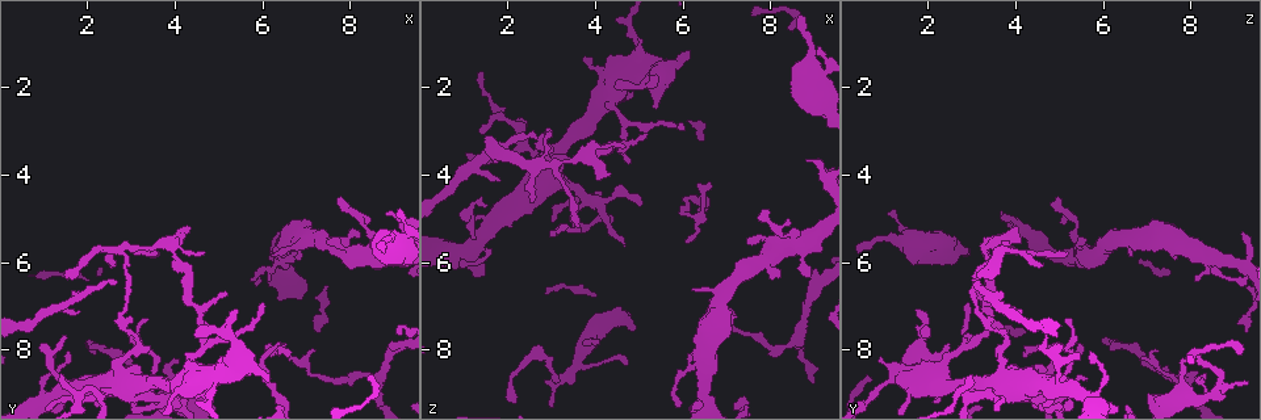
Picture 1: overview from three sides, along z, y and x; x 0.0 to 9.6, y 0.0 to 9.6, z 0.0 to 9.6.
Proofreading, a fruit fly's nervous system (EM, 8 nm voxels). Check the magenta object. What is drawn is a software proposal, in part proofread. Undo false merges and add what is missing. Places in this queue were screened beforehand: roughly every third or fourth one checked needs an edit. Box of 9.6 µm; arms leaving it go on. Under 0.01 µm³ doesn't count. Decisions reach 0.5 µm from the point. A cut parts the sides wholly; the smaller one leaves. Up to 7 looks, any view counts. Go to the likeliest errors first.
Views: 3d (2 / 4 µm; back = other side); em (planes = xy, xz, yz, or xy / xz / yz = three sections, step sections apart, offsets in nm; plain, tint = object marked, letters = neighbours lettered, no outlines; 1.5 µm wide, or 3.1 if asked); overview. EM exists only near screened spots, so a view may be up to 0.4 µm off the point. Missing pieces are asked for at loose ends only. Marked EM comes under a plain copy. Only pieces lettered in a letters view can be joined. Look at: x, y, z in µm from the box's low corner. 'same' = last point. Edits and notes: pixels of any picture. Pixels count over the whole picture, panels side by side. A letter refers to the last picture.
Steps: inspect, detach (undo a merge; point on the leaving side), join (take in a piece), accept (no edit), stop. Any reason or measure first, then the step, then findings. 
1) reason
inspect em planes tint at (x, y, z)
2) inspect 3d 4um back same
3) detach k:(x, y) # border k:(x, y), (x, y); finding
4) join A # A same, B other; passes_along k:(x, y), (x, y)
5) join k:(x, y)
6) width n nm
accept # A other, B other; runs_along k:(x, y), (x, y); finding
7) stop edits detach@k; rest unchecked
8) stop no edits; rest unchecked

branch stops here
inspect 3d 4um back at (8.80, 4.95, 3.65)

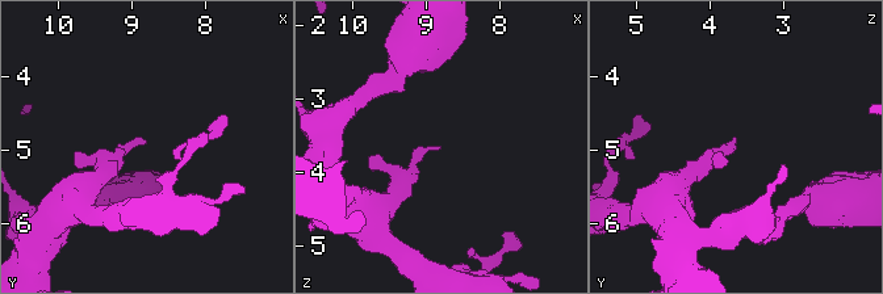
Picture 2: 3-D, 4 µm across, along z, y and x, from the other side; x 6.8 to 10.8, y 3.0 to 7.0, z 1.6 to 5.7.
inspect em planes letters at (8.80, 4.90, 3.65)

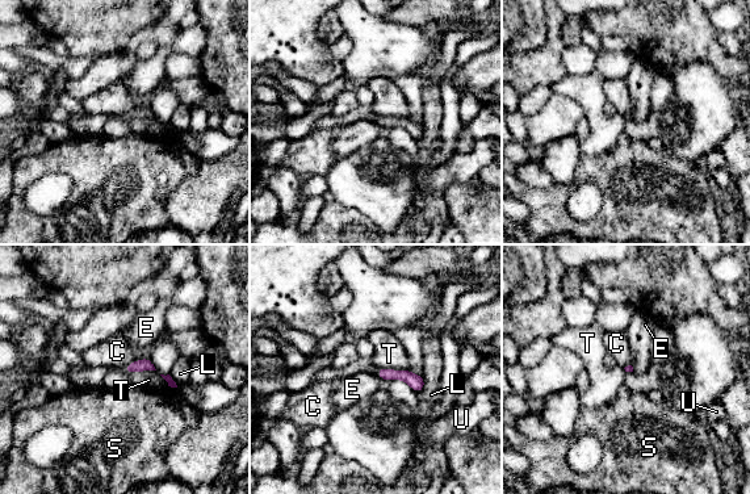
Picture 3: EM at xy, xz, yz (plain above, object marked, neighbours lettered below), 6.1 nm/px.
accept # C other, E other, L other, S other, T other, U other; runs_along 3:(380, 372), (405, 375), (420, 384); none of them fits

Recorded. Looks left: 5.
branch stops here
inspect 3d 4um at (2.55, 6.05, 4.65)

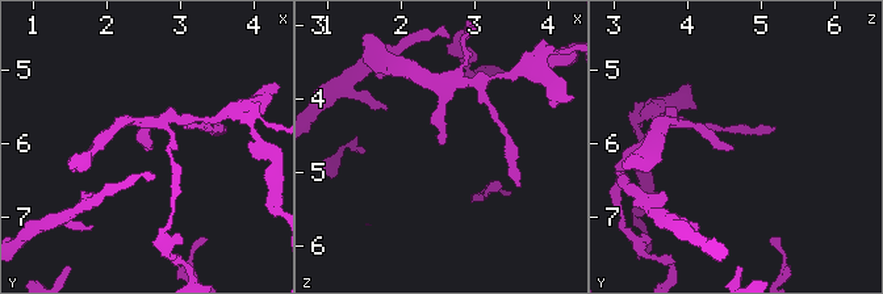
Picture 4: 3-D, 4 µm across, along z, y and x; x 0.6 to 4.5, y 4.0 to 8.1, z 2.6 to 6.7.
need the tissue
inspect em planes letters at (2.55, 6.10, 4.65)

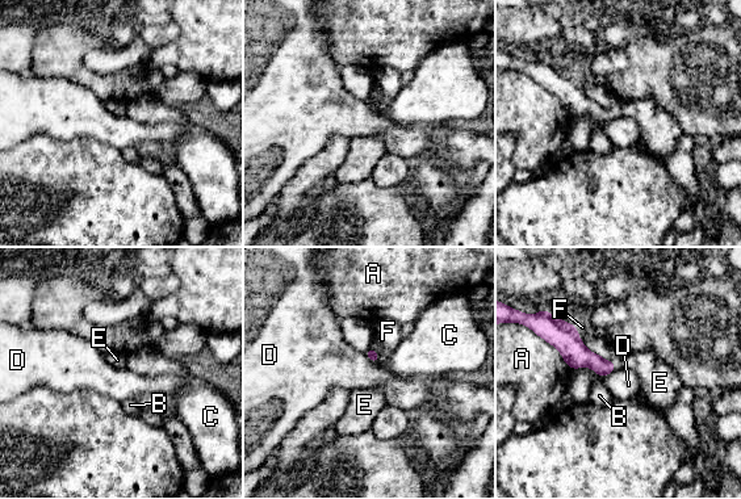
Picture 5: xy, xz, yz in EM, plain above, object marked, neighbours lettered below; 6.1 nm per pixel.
join E # A other, B other, C other, D other, E same, F other; passes_along 5:(576, 355), (614, 365), (653, 373); the cell continues

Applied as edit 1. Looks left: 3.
inspect 3d 4um at (1.45, 6.25, 3.15)

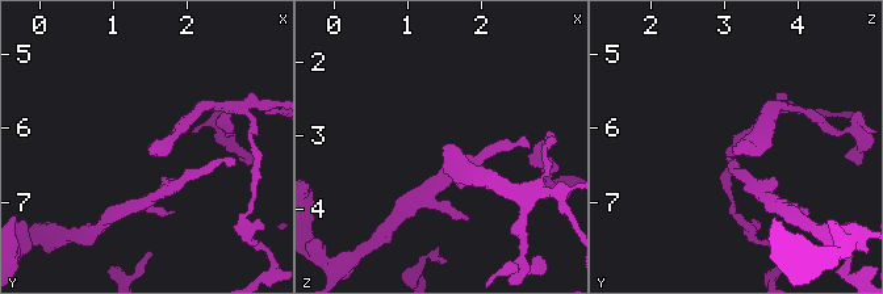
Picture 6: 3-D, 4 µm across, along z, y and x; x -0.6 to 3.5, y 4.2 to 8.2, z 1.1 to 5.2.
inspect em planes letters at (1.50, 6.30, 3.15)

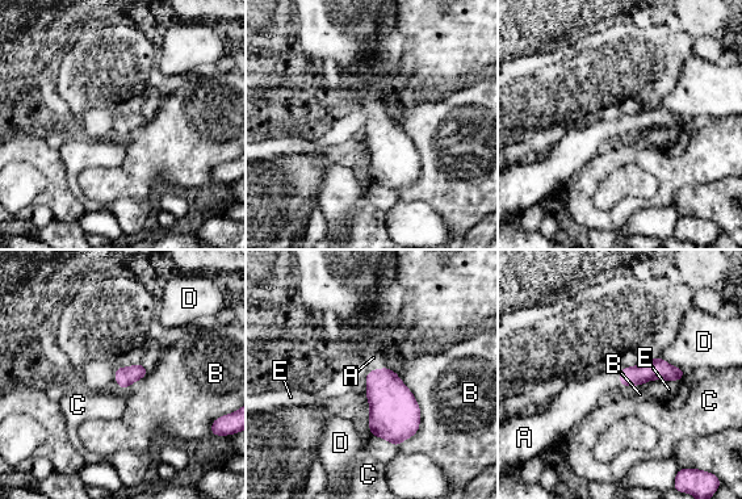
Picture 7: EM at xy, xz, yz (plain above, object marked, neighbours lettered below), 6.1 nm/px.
join A # A same, B other, C other, D other, E other; passes_along 7:(393, 407), (377, 370), (373, 357); it goes on there

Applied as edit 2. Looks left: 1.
stop edits join@5, join@7; rest unchecked

